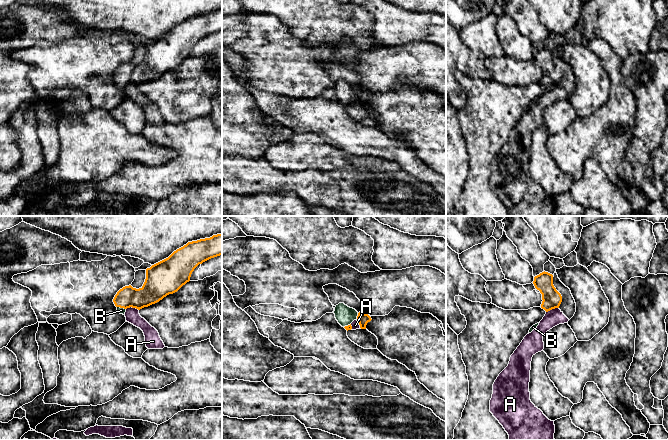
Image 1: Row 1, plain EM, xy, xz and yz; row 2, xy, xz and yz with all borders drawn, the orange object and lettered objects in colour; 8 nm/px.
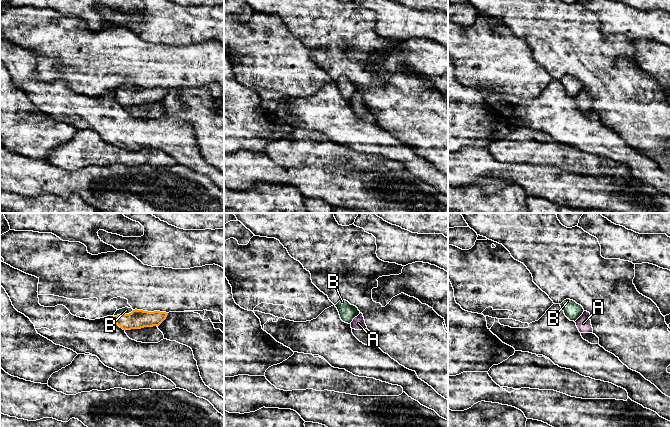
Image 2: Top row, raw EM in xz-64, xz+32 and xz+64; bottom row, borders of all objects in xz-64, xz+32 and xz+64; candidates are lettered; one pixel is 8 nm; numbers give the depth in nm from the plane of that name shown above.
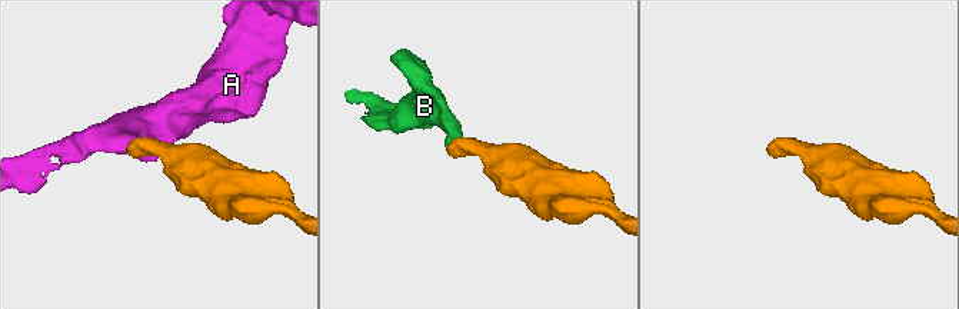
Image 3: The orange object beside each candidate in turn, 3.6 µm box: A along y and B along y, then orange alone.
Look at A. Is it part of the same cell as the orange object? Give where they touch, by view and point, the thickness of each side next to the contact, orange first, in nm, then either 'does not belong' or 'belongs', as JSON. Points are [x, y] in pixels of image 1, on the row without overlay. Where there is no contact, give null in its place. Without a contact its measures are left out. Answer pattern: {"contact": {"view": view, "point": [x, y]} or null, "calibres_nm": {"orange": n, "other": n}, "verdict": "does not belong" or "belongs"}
{"contact": {"view": "xy", "point": [132, 83]}, "calibres_nm": {"orange": 200, "other": 120}, "verdict": "does not belong"}

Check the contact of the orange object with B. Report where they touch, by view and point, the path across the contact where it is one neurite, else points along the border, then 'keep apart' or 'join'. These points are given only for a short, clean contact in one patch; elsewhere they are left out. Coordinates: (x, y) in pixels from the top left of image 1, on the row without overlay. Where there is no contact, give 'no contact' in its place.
meets orange in xz at (357, 92); runs through xz (362, 94), (357, 92), (345, 91); join

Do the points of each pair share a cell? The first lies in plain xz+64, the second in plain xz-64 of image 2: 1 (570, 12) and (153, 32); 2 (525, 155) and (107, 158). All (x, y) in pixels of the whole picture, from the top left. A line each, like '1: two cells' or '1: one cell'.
1: two cells
2: one cell

